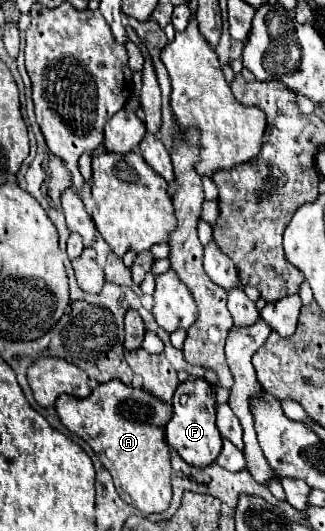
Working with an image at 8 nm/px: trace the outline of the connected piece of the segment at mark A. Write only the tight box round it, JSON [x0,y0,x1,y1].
[55,380,171,514]

